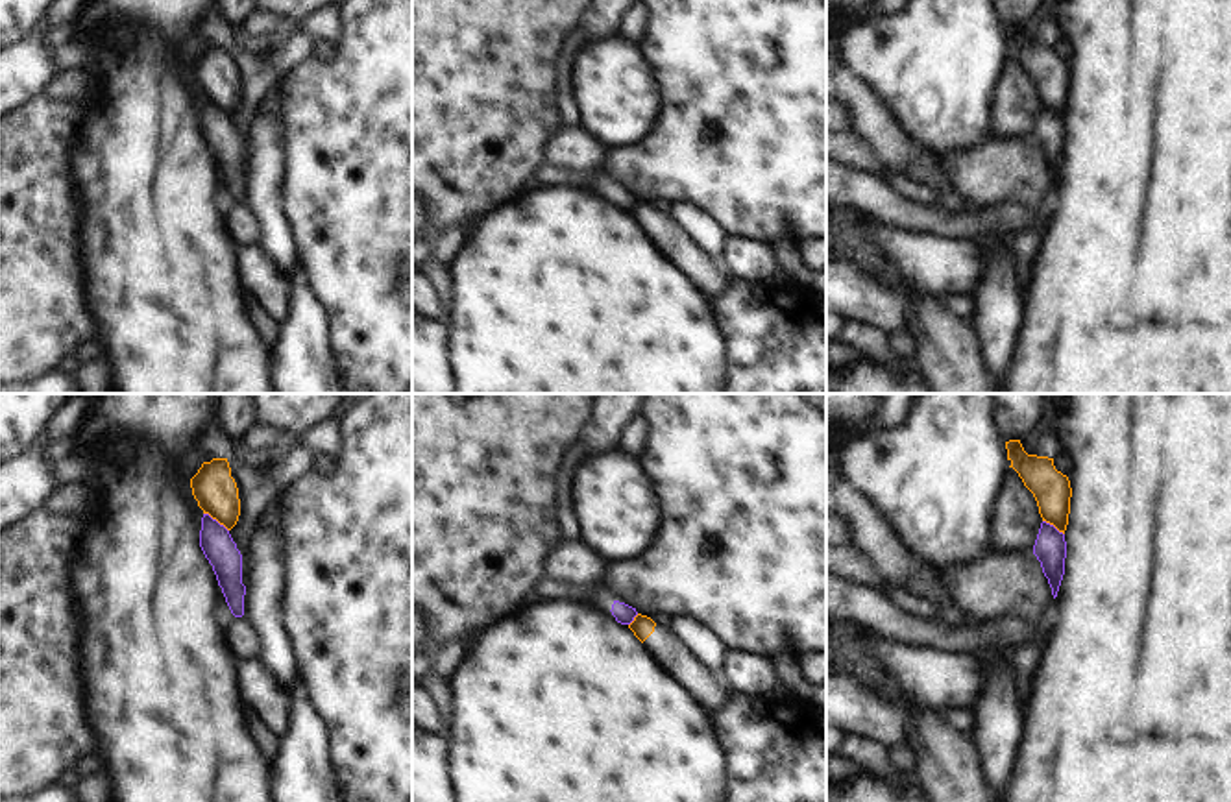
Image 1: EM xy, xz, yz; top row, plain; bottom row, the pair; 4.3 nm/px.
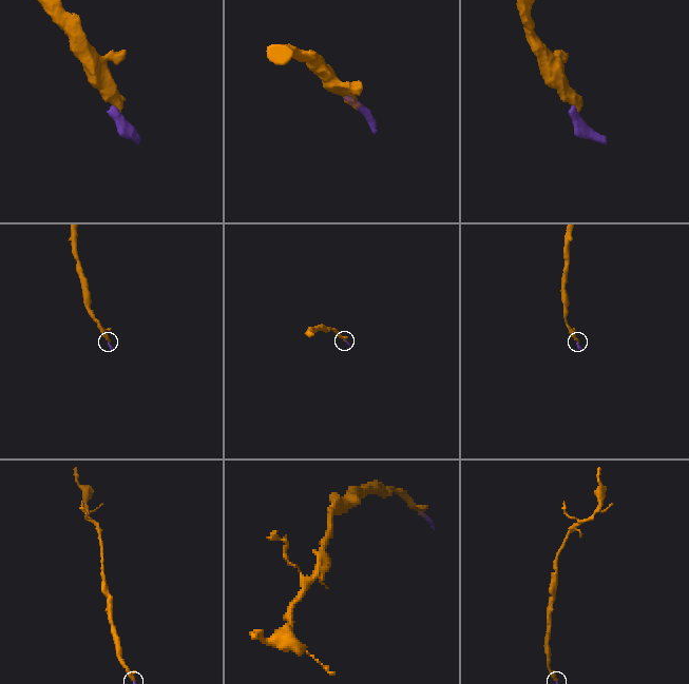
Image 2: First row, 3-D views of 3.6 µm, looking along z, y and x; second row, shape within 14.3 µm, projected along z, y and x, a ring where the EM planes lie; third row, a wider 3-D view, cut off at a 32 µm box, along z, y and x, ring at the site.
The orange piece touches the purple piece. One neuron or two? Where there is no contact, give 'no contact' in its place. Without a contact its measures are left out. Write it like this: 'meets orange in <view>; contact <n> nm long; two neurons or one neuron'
meets orange in xy; contact 140 nm long; two neurons

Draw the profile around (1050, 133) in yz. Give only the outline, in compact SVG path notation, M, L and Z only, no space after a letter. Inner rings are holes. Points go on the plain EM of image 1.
M1042 107L1033 131L1033 140L1041 148L1042 159L1048 164L1052 181L1055 185L1065 161L1065 120L1059 118L1054 111Z

